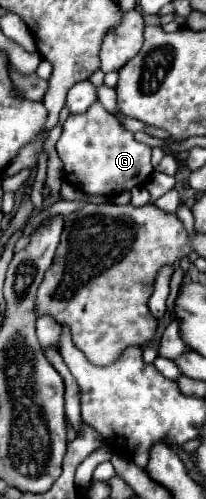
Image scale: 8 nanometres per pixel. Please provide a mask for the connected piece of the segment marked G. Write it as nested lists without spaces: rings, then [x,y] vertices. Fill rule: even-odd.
[[[94,103],[86,113],[70,115],[66,119],[62,135],[56,143],[56,151],[64,163],[64,177],[90,195],[116,197],[118,193],[132,189],[126,185],[144,185],[154,171],[150,163],[152,149],[144,143],[138,143],[134,135],[126,131],[100,103]]]

